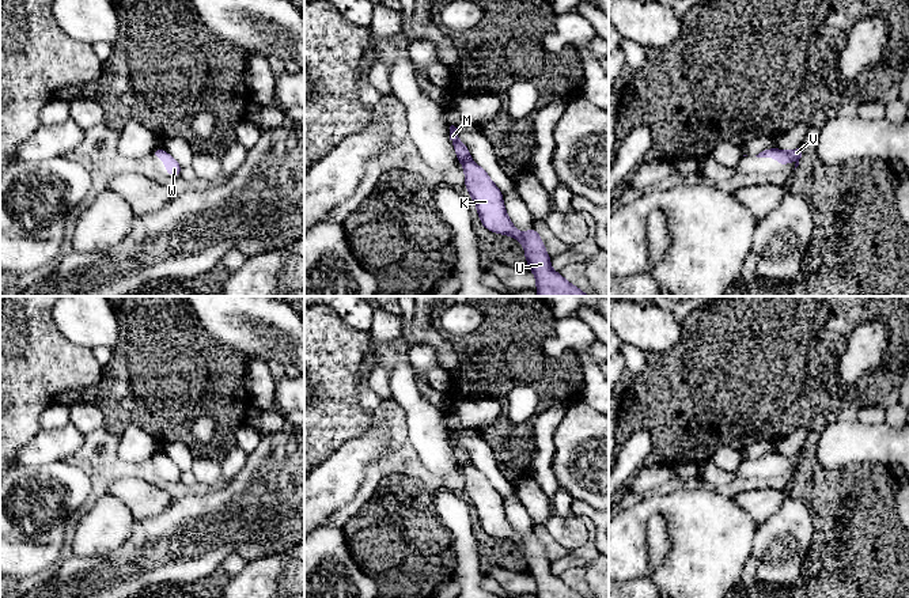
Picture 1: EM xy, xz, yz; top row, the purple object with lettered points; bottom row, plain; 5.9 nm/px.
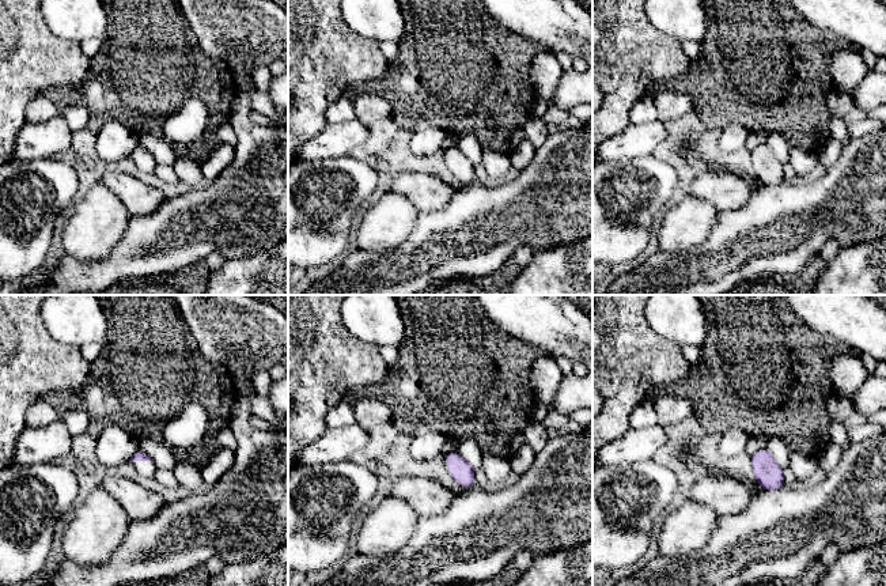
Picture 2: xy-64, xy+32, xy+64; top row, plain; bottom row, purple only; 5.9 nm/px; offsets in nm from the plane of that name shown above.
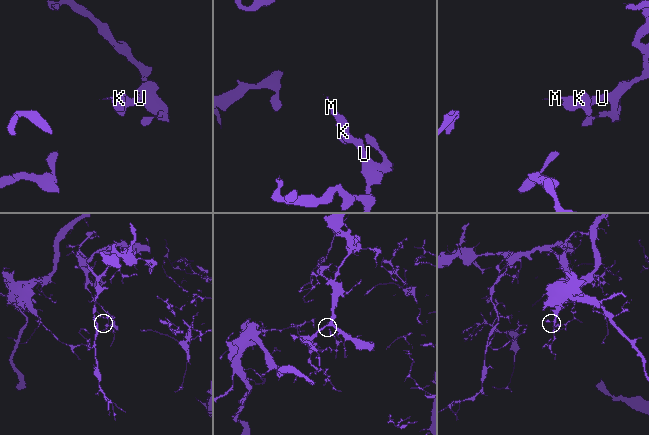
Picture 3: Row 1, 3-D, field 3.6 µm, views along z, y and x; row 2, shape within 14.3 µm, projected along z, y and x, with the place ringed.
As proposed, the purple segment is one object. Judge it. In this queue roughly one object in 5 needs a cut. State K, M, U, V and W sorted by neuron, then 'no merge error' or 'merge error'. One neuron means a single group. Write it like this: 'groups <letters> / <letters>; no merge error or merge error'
groups K M U V W; no merge error

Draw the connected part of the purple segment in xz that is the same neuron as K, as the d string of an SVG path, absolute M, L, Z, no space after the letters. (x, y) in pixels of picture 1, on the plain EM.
M454 429L450 431L450 444L455 453L458 466L465 472L465 492L477 511L481 529L495 538L505 538L523 548L526 567L537 583L537 598L584 598L550 572L552 561L546 557L543 546L534 530L524 538L516 534L505 518L501 495L492 487L486 476L471 465L469 453L458 443L458 432Z

